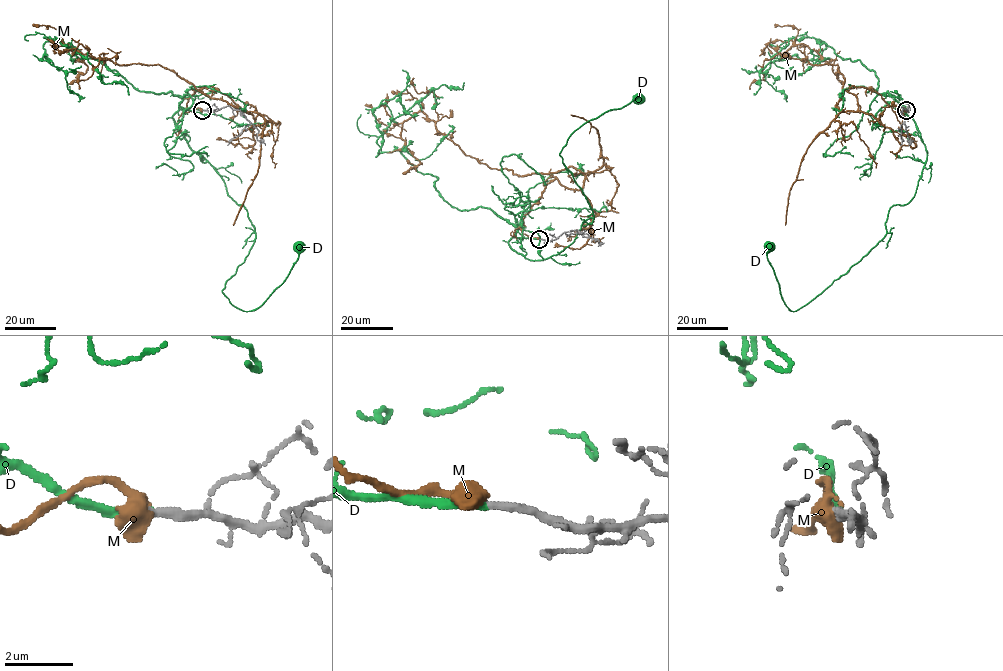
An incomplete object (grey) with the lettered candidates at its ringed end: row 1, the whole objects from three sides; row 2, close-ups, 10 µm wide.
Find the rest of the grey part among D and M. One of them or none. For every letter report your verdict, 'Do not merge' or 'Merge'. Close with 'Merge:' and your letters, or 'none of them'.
D: Merge
M: Do not merge
Merge: D

